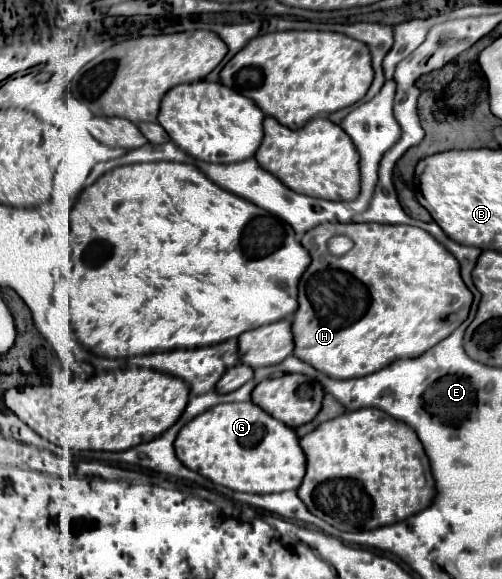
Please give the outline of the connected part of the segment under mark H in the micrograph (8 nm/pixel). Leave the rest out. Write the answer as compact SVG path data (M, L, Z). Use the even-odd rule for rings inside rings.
M322 223L302 237L302 245L312 253L312 263L300 281L302 303L292 319L292 355L326 377L356 379L370 375L396 359L418 357L448 337L468 317L472 293L460 277L458 261L420 227L380 223ZM336 235L350 237L354 247L344 255L332 255L326 249L326 241Z

